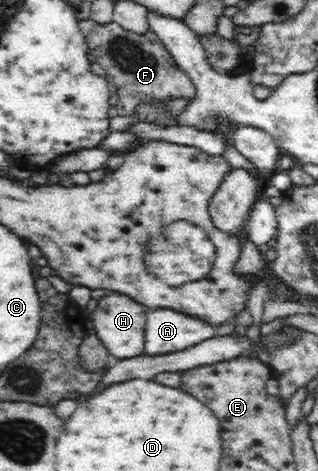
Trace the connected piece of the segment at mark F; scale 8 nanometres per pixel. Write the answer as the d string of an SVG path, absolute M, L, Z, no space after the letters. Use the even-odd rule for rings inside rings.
M90 18L80 19L79 27L90 48L94 63L100 64L110 76L119 97L115 107L120 116L130 116L144 100L187 99L197 90L190 76L178 69L170 51L152 31L140 33L124 30L113 20L100 24Z

